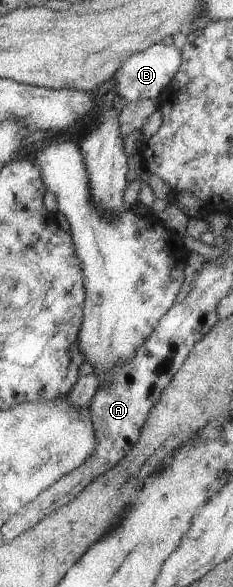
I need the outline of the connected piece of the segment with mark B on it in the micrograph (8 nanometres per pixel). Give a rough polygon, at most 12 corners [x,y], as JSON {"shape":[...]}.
{"shape":[[154,44],[114,75],[119,104],[158,98],[181,64],[174,45]]}

